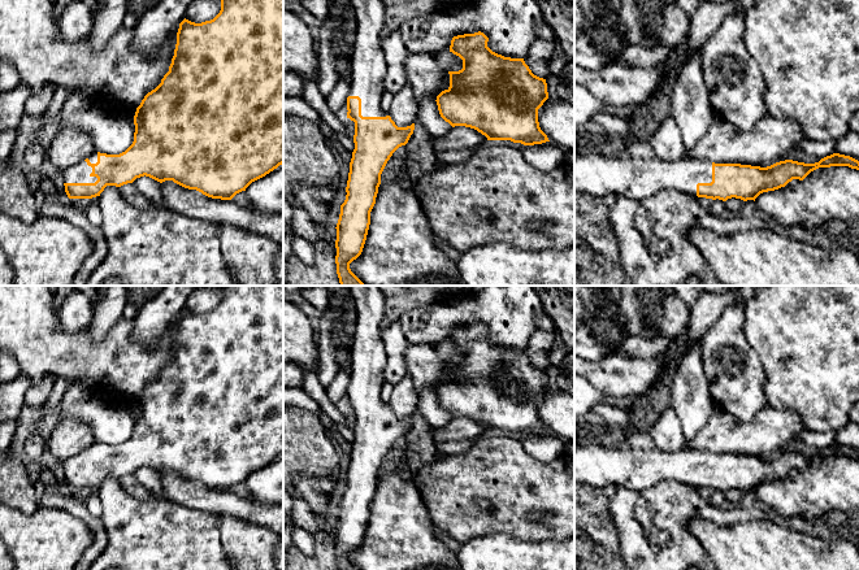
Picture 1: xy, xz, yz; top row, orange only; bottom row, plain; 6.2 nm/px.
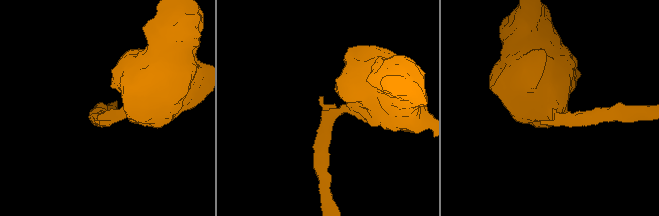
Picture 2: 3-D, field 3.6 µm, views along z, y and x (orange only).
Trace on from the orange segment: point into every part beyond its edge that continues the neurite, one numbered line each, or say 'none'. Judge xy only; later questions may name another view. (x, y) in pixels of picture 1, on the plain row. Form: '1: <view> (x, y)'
1: xy (79, 464)

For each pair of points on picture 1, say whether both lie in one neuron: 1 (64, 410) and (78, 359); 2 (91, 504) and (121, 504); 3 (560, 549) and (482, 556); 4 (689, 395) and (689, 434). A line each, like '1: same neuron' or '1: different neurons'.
1: different neurons
2: different neurons
3: same neuron
4: same neuron

